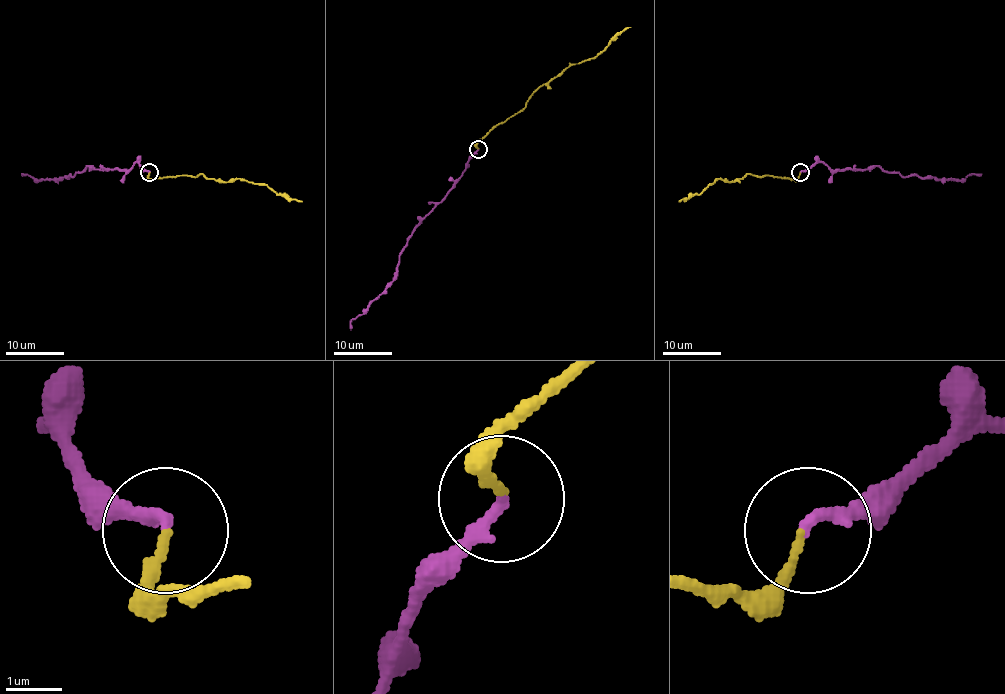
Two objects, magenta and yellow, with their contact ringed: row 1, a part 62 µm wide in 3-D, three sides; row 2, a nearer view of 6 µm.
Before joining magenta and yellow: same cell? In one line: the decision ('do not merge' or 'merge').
merge

